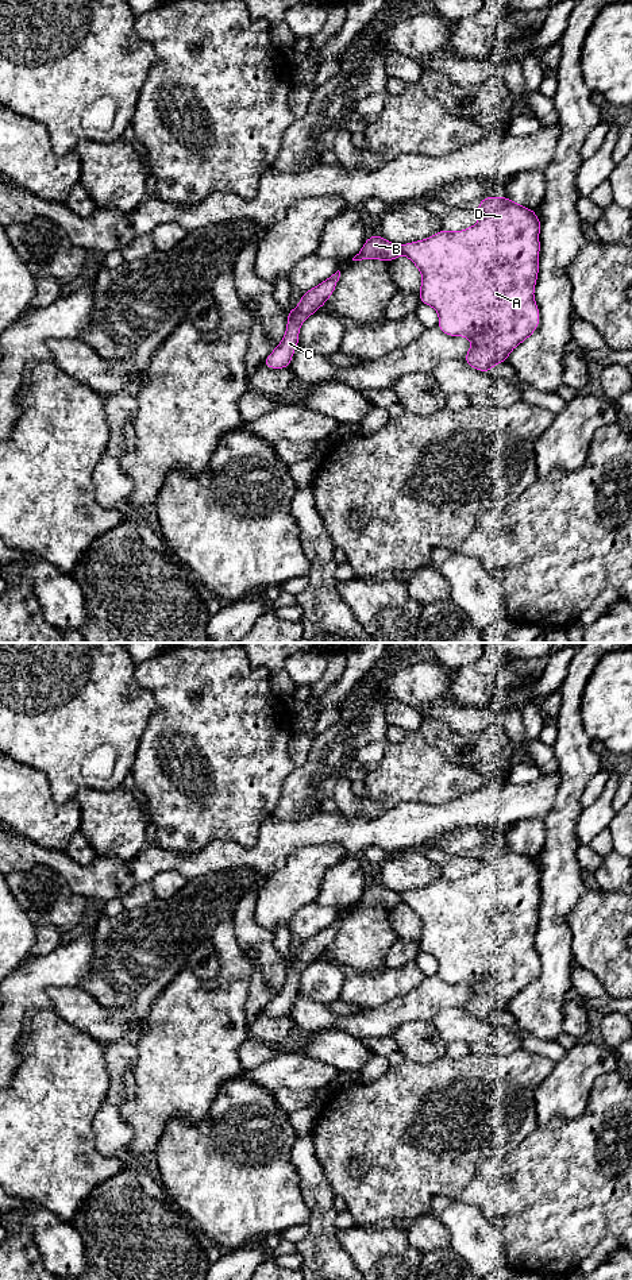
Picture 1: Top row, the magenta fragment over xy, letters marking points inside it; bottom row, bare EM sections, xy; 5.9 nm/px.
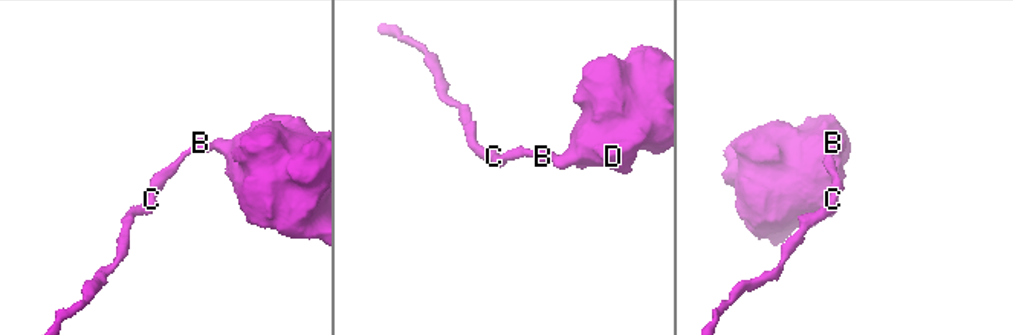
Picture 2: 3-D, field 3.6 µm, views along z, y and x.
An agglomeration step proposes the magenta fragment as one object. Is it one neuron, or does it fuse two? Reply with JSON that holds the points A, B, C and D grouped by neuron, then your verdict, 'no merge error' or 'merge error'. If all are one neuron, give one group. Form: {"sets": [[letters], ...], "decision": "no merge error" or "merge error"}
{"sets": [["A", "D"], ["B", "C"]], "decision": "merge error"}

